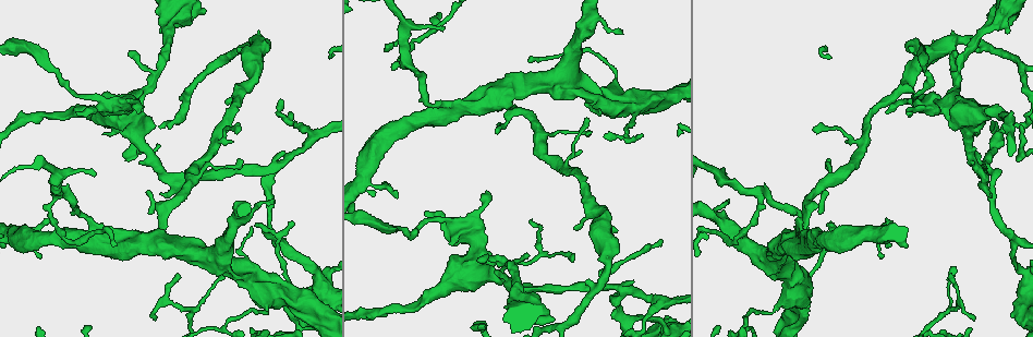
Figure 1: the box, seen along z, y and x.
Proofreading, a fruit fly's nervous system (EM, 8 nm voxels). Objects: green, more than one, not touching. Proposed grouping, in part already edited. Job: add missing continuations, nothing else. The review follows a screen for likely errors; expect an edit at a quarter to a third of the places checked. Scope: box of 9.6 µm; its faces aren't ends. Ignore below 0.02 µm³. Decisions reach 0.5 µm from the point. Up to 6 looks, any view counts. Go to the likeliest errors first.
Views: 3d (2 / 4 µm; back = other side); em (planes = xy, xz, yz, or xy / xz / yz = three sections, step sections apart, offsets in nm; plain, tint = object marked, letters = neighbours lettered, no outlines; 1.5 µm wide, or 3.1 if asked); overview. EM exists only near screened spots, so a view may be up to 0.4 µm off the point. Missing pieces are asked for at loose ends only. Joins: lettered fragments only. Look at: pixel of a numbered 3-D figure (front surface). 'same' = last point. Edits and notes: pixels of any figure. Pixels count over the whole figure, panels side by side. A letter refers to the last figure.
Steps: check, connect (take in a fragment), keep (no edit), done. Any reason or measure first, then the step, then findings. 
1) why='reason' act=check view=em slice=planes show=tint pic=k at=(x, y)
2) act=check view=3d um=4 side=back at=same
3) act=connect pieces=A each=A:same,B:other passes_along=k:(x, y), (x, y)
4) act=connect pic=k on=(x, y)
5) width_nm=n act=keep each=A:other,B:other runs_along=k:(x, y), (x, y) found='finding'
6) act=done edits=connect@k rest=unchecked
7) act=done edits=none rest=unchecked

why='free end' act=check view=em slice=planes show=plain pic=1 at=(425, 210)

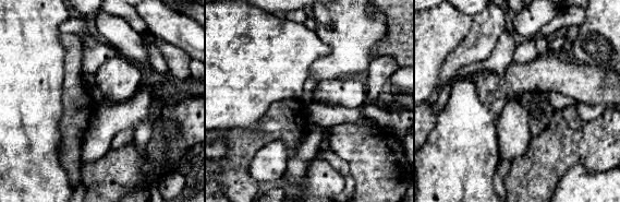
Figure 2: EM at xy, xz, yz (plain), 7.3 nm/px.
why='what lies round it' act=check view=em slice=planes show=letters at=same

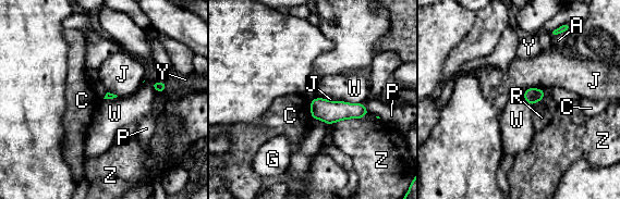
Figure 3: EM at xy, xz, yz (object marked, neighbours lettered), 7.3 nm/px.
act=keep each=A:other,C:other,G:other,J:other,P:other,R:other,W:other,Y:other,Z:other border=3:(336, 100), (362, 103) found='no lettered fragment goes on from it'

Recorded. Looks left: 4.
why='an open end' act=check view=em slice=planes show=letters pic=1 at=(886, 114)

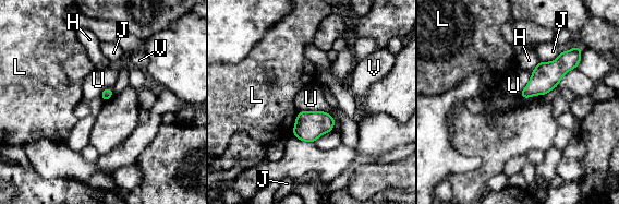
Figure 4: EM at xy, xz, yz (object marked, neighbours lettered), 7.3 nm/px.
act=keep each=H:other,J:other,L:other,U:other,V:other border=4:(299, 111), (327, 111), (335, 119) found='no lettered fragment goes on from it'

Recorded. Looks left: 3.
why='branch stops here' act=check view=3d um=4 pic=1 at=(443, 27)

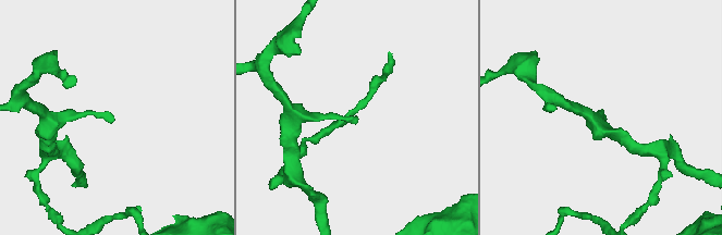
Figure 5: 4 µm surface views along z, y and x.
why='now the EM' act=check view=em slice=planes show=letters pic=5 at=(357, 119)

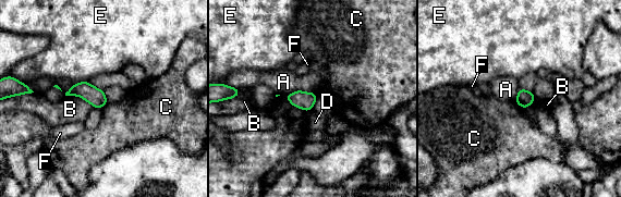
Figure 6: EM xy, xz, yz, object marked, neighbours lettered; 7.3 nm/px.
longest_contact=B:220nm act=keep each=A:other,B:other,C:other,D:other,E:other,F:other border=6:(514, 101), (524, 108) found='none of them fits'

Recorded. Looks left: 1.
act=done edits=none rest=unchecked

